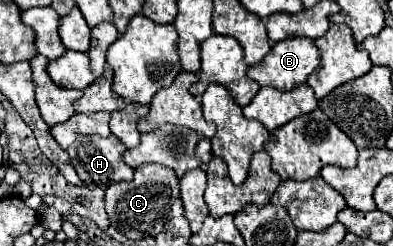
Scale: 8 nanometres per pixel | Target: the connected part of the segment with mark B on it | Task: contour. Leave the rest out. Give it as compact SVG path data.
M288 37L278 41L268 55L248 67L248 77L260 87L290 91L306 83L308 75L318 67L318 47L306 37Z

